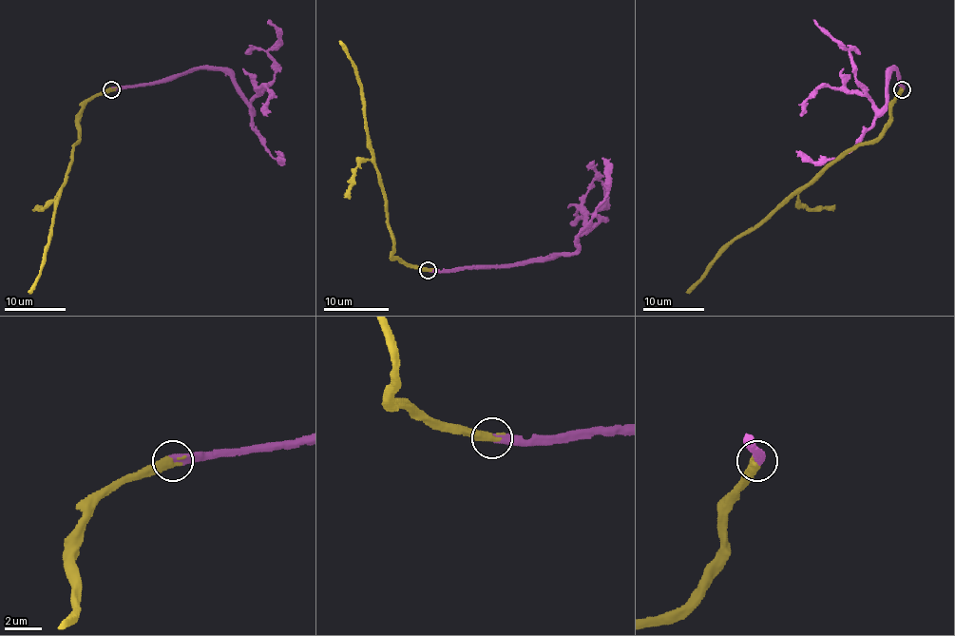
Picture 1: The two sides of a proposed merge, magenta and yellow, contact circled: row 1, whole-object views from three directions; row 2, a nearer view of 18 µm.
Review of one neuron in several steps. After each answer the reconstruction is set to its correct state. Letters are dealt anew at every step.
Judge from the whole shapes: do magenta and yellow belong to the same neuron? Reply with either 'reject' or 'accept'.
accept

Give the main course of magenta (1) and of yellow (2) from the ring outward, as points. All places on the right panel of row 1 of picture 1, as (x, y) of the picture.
1: (902, 89), (894, 69), (888, 80), (888, 100), (879, 109), (856, 79), (848, 50), (814, 22)
2: (902, 89), (891, 105), (887, 127), (874, 139), (857, 144), (839, 154), (735, 239), (686, 293)

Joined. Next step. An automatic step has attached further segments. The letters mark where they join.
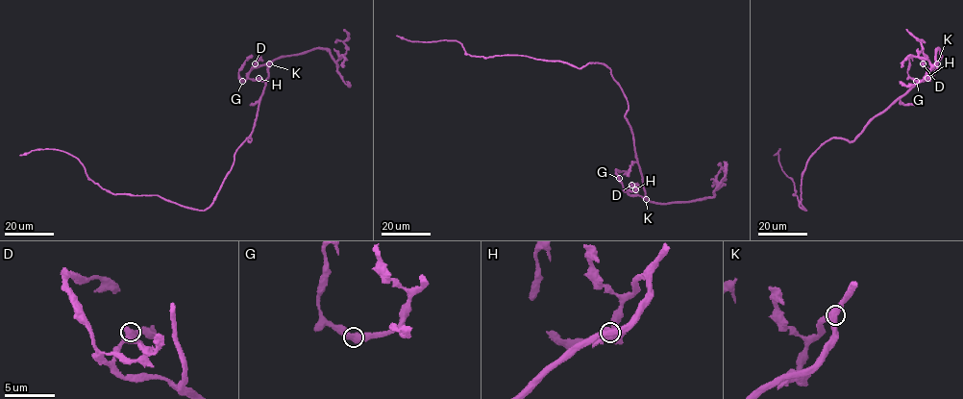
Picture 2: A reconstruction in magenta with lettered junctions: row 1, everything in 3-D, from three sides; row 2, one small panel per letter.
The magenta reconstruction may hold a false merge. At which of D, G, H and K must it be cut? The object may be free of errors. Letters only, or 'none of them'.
none of them

